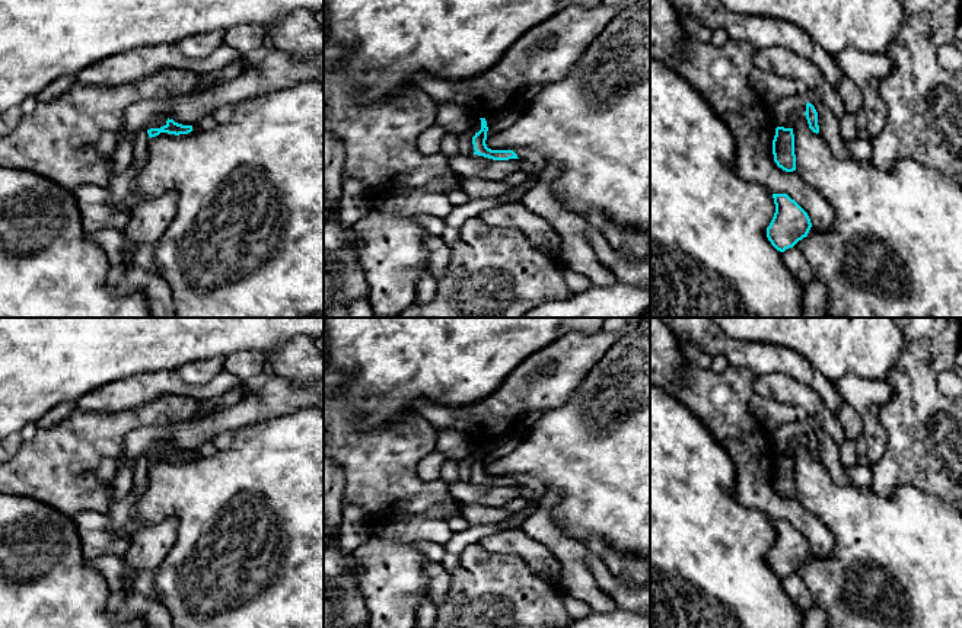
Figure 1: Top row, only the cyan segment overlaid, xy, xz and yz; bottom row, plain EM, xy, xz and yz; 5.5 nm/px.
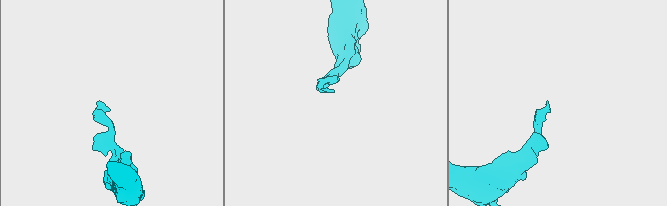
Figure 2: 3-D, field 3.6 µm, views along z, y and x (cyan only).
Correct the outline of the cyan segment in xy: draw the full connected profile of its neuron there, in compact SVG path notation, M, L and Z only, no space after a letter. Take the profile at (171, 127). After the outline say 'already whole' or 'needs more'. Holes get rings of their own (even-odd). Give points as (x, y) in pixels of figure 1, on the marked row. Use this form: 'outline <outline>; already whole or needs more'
outline M168 118L168 121L166 121L166 124L163 127L150 128L150 130L147 130L147 134L152 138L152 137L159 136L160 133L179 136L179 134L188 134L191 131L192 131L192 125L182 125L182 124L178 124L173 119Z; already whole

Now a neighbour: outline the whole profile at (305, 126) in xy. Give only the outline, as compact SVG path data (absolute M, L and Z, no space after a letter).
M324 79L300 80L290 87L278 89L238 102L233 106L230 121L226 124L217 124L217 127L213 130L197 128L188 134L175 136L160 133L159 136L152 137L147 143L147 162L137 172L130 189L138 192L141 200L152 200L163 195L168 191L176 192L175 216L162 238L155 243L156 274L163 278L172 290L175 318L313 318L316 315L324 315Z

